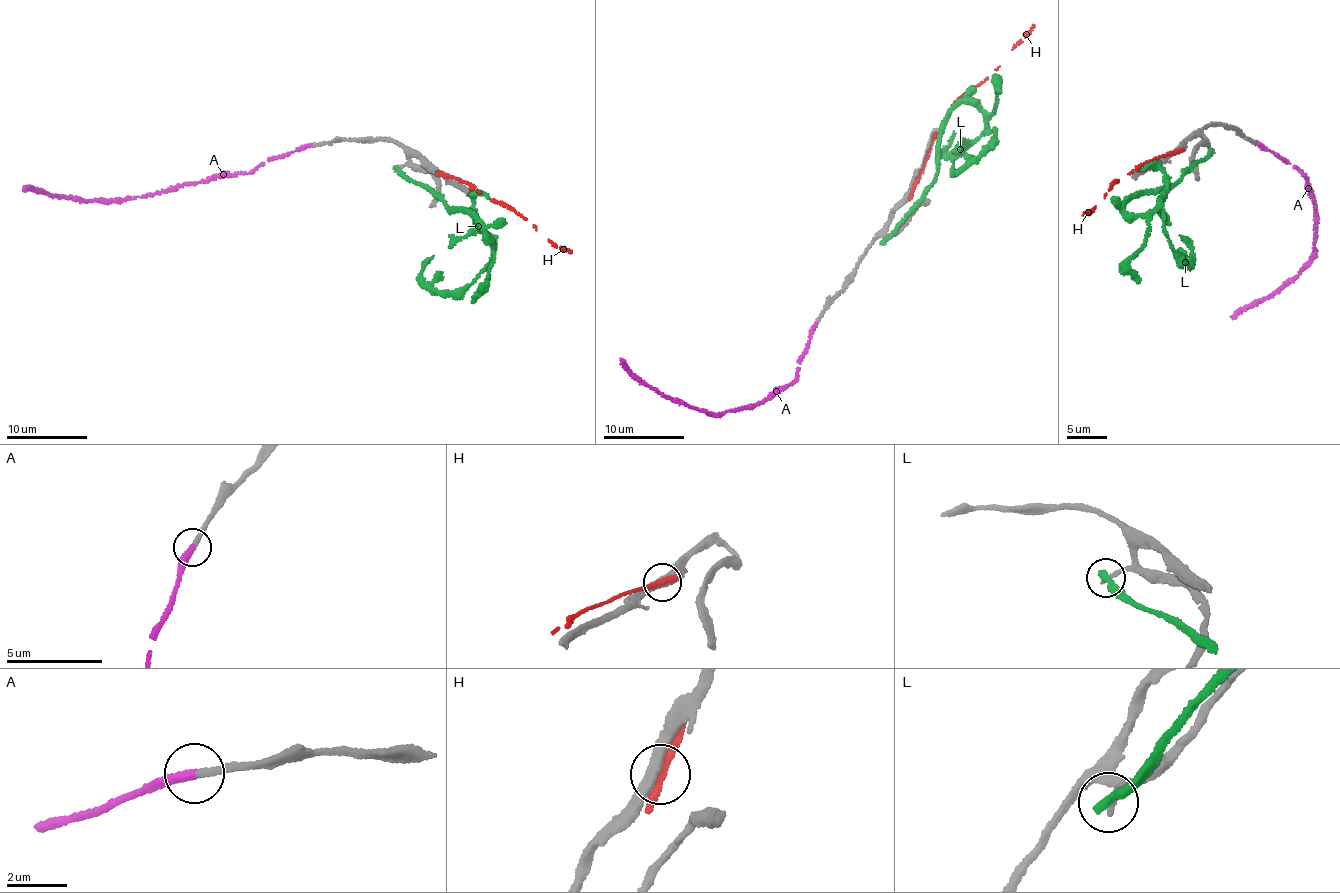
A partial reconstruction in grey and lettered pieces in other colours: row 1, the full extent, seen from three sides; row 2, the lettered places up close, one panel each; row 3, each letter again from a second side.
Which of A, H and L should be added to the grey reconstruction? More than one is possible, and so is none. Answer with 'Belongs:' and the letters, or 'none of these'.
Belongs: A

